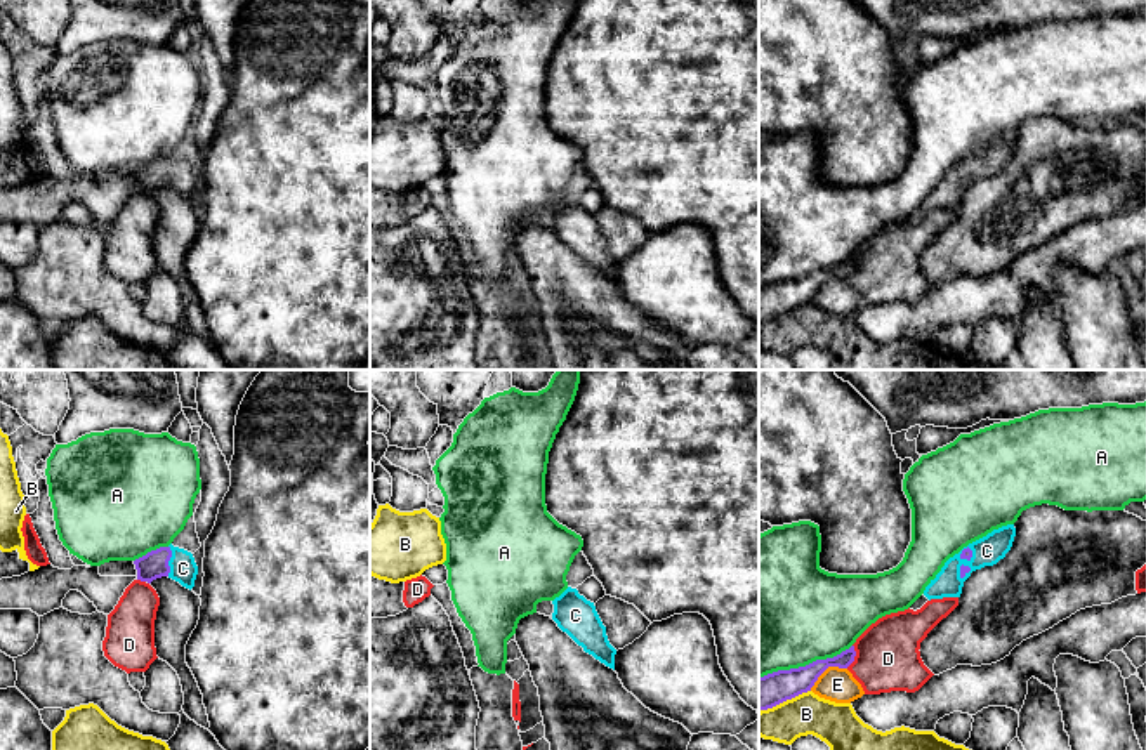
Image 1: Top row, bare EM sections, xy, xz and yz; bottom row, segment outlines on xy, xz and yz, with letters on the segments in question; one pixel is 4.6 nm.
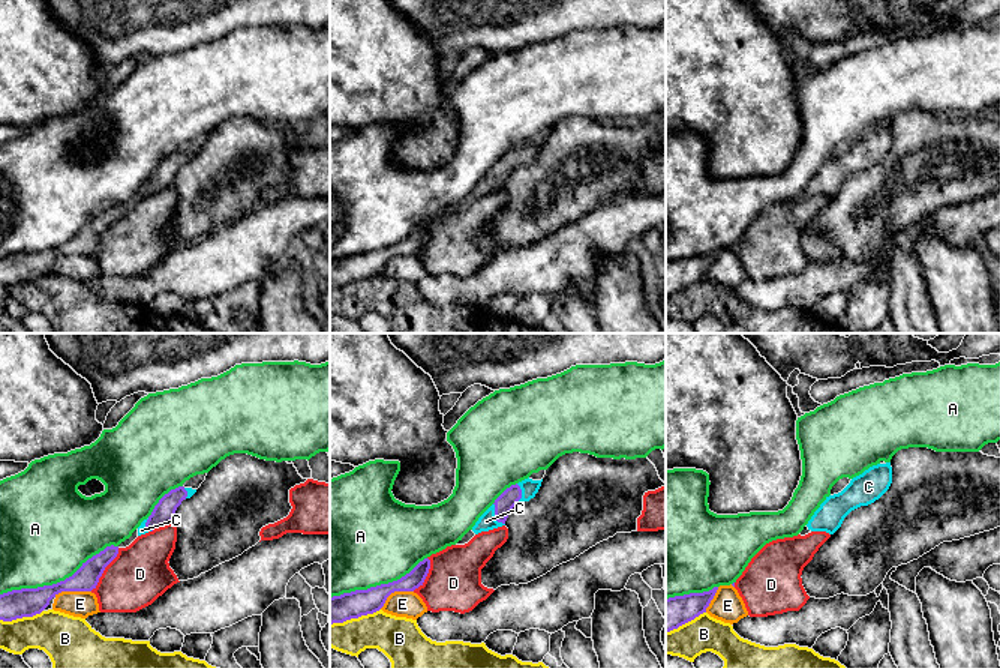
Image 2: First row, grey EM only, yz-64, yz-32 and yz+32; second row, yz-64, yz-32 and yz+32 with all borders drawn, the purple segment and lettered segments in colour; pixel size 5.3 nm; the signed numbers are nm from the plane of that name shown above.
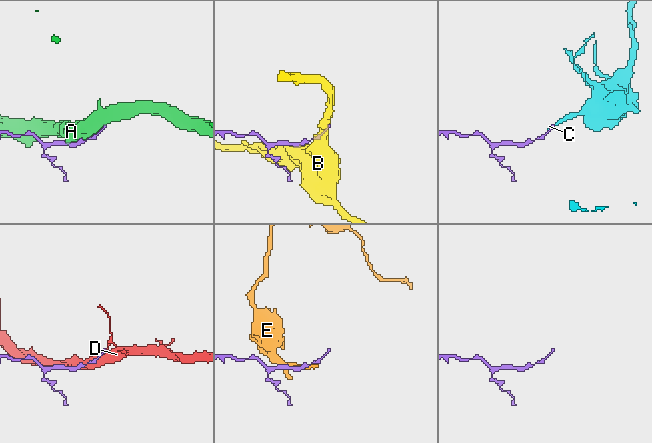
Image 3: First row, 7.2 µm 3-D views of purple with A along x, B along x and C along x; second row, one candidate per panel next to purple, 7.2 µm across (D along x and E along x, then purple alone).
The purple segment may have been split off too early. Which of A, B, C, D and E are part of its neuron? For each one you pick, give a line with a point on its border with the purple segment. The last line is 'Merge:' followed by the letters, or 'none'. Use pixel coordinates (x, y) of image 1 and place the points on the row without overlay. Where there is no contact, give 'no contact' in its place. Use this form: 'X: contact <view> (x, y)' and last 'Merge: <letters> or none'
C: contact xy (169, 171)
Merge: C

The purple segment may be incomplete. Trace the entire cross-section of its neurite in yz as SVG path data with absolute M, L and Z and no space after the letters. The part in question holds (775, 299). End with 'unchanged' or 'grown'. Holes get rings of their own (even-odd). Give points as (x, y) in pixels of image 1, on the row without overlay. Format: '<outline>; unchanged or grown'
M851 257L833 269L816 271L806 278L778 281L759 288L759 323L811 302L828 278L847 280L854 273L854 267L856 262Z; unchanged

